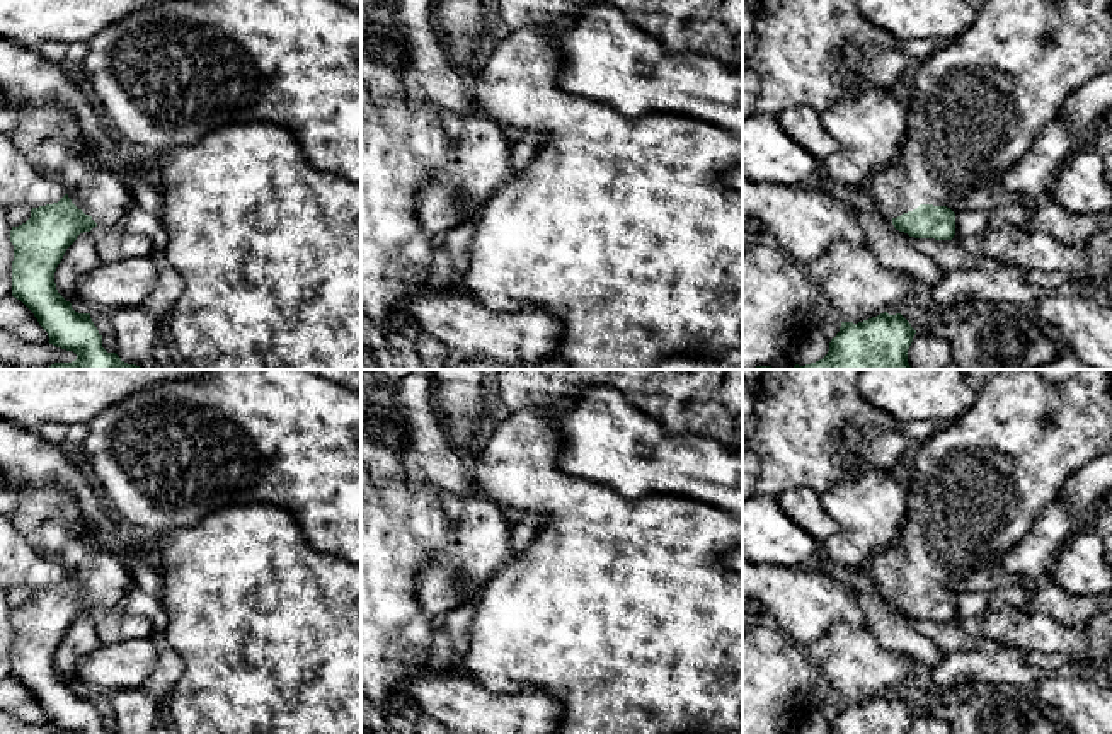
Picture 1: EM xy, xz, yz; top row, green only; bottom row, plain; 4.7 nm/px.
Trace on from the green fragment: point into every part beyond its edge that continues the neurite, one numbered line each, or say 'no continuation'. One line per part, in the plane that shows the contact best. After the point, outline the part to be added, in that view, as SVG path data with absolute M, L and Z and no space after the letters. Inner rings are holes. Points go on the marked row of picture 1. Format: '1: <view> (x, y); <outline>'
1: yz (980, 101); M967 0L976 12L974 22L954 41L940 48L921 63L914 75L914 94L906 112L906 135L899 155L891 169L877 172L868 191L880 211L889 218L916 209L920 204L955 208L972 191L989 184L998 174L1018 162L1034 145L1044 126L1059 116L1064 100L1092 78L1112 70L1112 0Z

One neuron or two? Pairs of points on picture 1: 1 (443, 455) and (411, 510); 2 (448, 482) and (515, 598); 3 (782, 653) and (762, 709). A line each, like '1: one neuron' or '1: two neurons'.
1: two neurons
2: two neurons
3: one neuron

